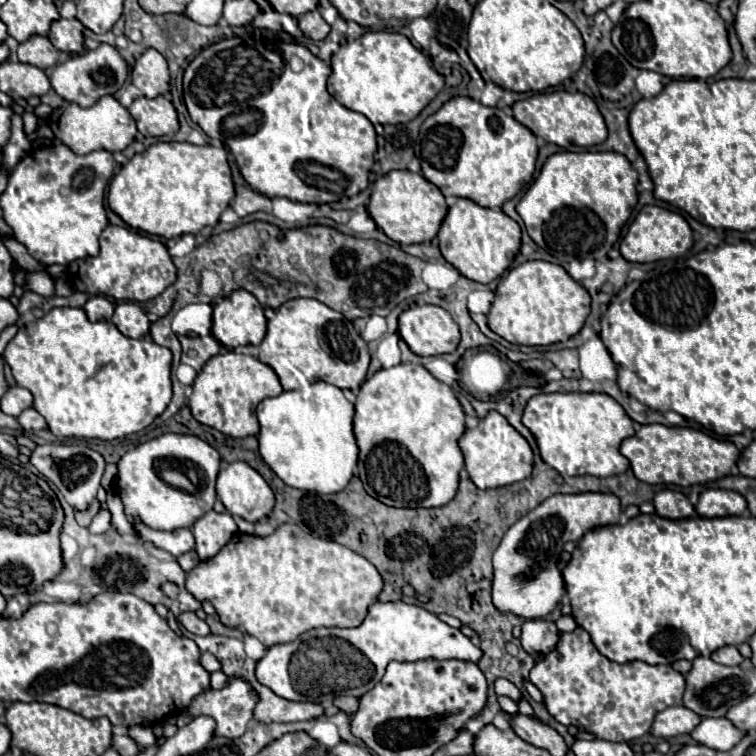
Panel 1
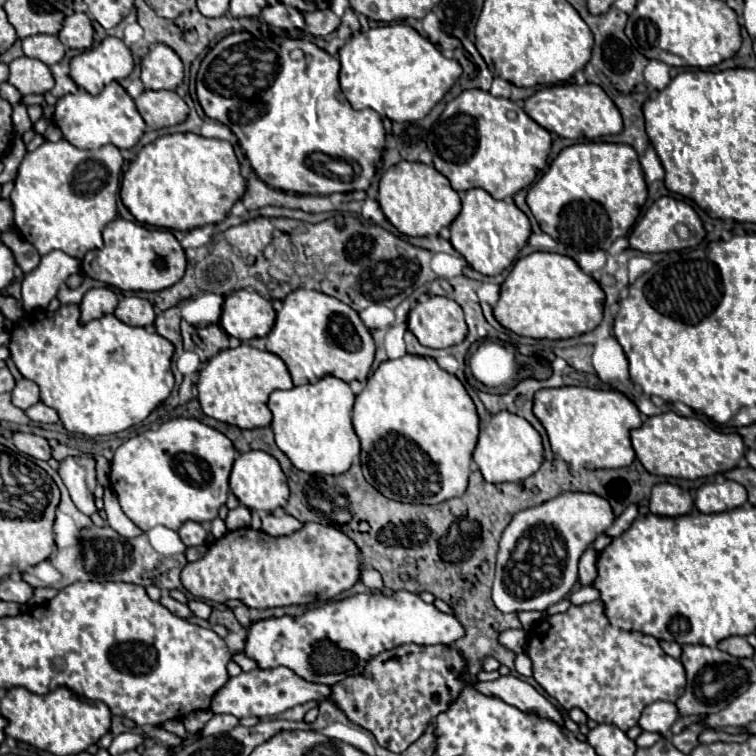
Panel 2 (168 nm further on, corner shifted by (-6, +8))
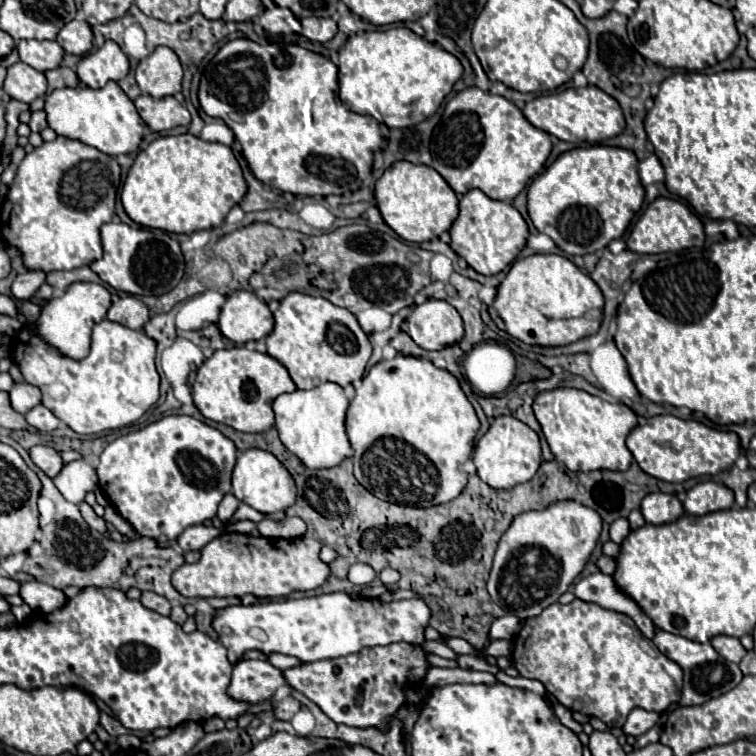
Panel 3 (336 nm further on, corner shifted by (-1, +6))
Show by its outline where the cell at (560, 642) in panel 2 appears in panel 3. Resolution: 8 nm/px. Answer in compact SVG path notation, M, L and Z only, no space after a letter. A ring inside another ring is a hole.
M578 598L566 606L552 604L540 616L528 618L520 634L514 638L512 664L520 676L540 680L546 690L568 710L596 716L608 726L608 730L622 728L634 708L664 712L670 704L678 702L682 692L680 666L666 658L662 652L658 652L656 658L648 656L636 638L636 624L630 616L606 610L598 604L582 602Z

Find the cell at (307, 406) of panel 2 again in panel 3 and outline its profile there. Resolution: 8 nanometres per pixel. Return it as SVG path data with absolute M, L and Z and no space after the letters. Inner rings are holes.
M324 382L312 390L294 390L290 394L280 394L272 404L272 410L276 414L276 430L282 444L310 470L334 468L344 458L350 458L354 454L344 430L346 408L348 398L344 396L344 390L334 382Z

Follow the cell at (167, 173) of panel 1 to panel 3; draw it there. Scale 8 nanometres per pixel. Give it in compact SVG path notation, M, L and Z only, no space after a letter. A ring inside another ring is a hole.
M180 134L162 136L136 156L120 196L126 214L136 224L174 234L192 234L220 226L244 194L246 182L228 146L204 142L192 134Z

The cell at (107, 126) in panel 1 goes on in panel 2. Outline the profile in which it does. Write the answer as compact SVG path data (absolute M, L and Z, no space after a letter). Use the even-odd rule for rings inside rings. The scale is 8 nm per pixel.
M111 82L103 88L101 94L93 96L85 90L79 90L77 94L65 94L55 104L53 122L63 132L63 138L71 142L77 148L93 150L101 148L105 144L113 144L119 150L133 148L139 138L145 132L145 122L139 116L133 98L125 92L125 88L119 82Z

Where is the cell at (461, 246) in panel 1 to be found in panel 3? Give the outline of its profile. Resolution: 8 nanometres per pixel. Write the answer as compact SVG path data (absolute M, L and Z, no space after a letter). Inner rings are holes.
M470 190L460 198L460 214L450 228L450 248L478 274L498 274L516 260L526 246L528 226L522 214L508 202L492 200L482 190Z

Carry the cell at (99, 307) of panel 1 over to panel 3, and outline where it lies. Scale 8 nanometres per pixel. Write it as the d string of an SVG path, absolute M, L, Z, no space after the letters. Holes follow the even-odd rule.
M76 282L62 296L52 298L44 308L40 318L34 322L36 332L46 338L52 346L58 346L62 354L70 358L84 358L90 350L90 330L96 322L106 318L110 308L110 292L102 284Z

